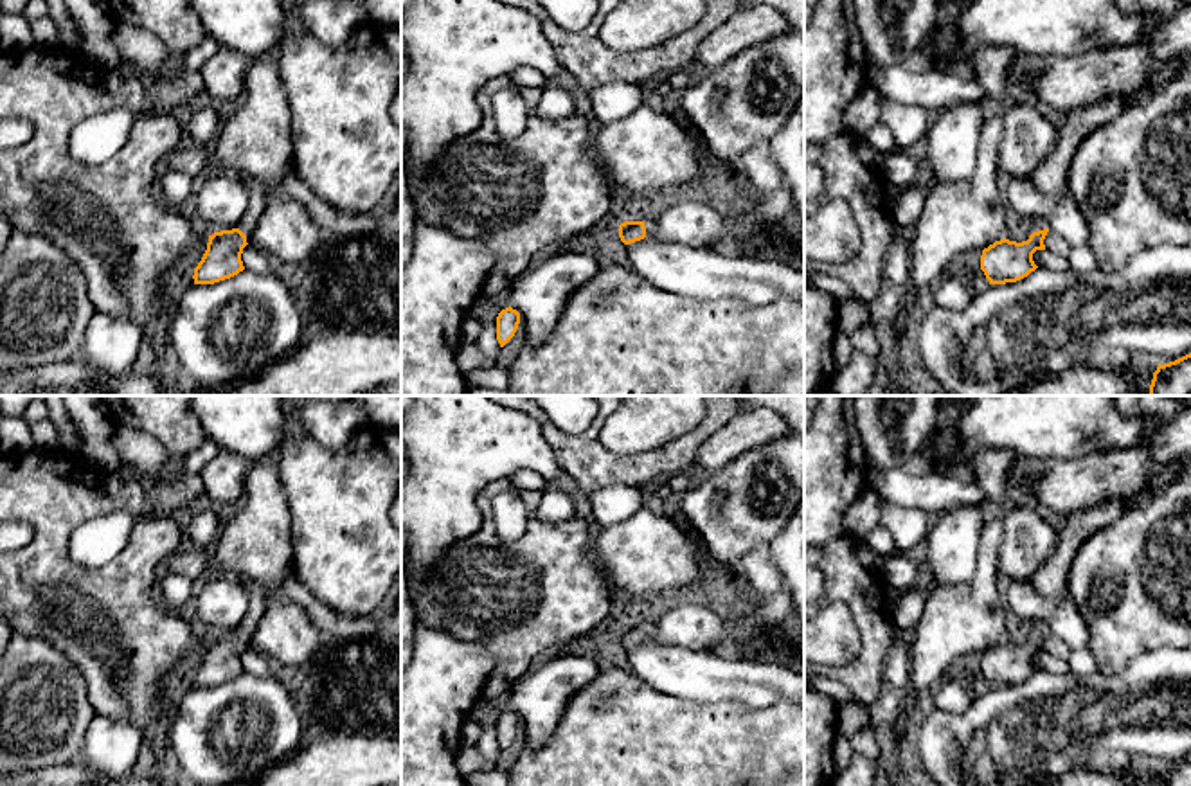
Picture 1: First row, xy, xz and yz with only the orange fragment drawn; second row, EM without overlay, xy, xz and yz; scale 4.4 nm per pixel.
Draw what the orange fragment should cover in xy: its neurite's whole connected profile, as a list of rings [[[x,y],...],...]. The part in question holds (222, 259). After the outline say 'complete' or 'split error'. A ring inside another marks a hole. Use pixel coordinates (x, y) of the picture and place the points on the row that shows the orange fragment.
[[[239,173],[236,176],[246,189],[248,207],[236,228],[209,236],[207,250],[194,268],[194,284],[214,284],[245,270],[241,254],[248,245],[246,236],[255,228],[263,216],[268,196],[264,189],[246,174]]]; split error

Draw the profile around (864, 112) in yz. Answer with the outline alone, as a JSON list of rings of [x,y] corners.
[[[865,85],[846,110],[846,131],[851,137],[864,137],[876,122],[880,122],[878,92]]]

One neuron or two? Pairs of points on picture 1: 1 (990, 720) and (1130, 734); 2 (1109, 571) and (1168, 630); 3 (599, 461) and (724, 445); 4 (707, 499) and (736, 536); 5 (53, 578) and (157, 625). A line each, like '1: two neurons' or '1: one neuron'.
1: one neuron
2: one neuron
3: two neurons
4: one neuron
5: one neuron

